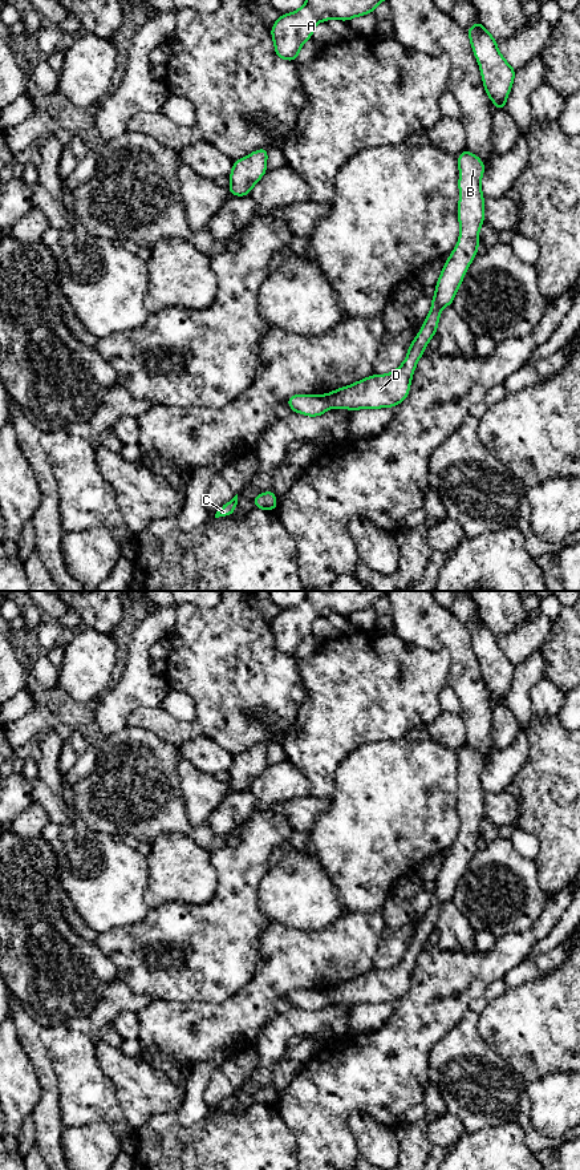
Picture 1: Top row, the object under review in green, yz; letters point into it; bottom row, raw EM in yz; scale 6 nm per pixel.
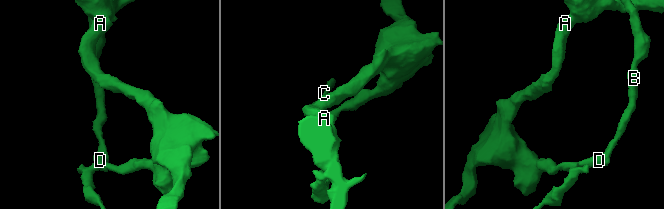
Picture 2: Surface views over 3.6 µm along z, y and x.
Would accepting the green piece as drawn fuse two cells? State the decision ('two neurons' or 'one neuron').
two neurons

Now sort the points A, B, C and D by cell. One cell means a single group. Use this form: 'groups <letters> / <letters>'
groups A C / B D

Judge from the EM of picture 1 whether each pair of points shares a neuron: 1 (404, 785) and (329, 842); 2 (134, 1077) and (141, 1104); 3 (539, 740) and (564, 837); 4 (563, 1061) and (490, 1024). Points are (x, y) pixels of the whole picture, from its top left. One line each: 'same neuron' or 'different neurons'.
1: same neuron
2: same neuron
3: same neuron
4: same neuron

